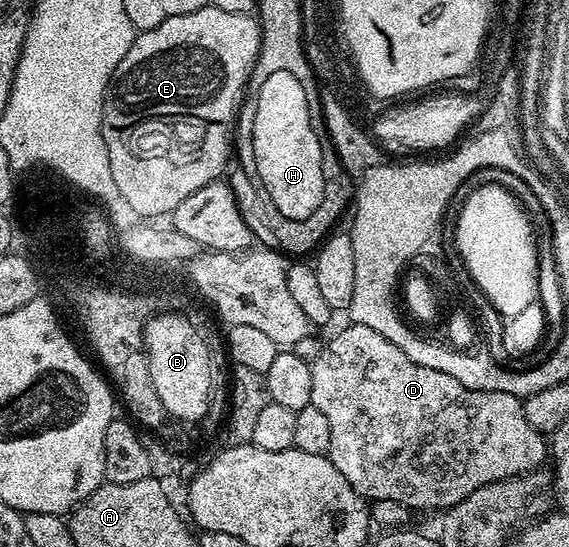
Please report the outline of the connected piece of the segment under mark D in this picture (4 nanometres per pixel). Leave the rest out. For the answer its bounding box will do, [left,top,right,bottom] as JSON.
[310,322,547,512]

